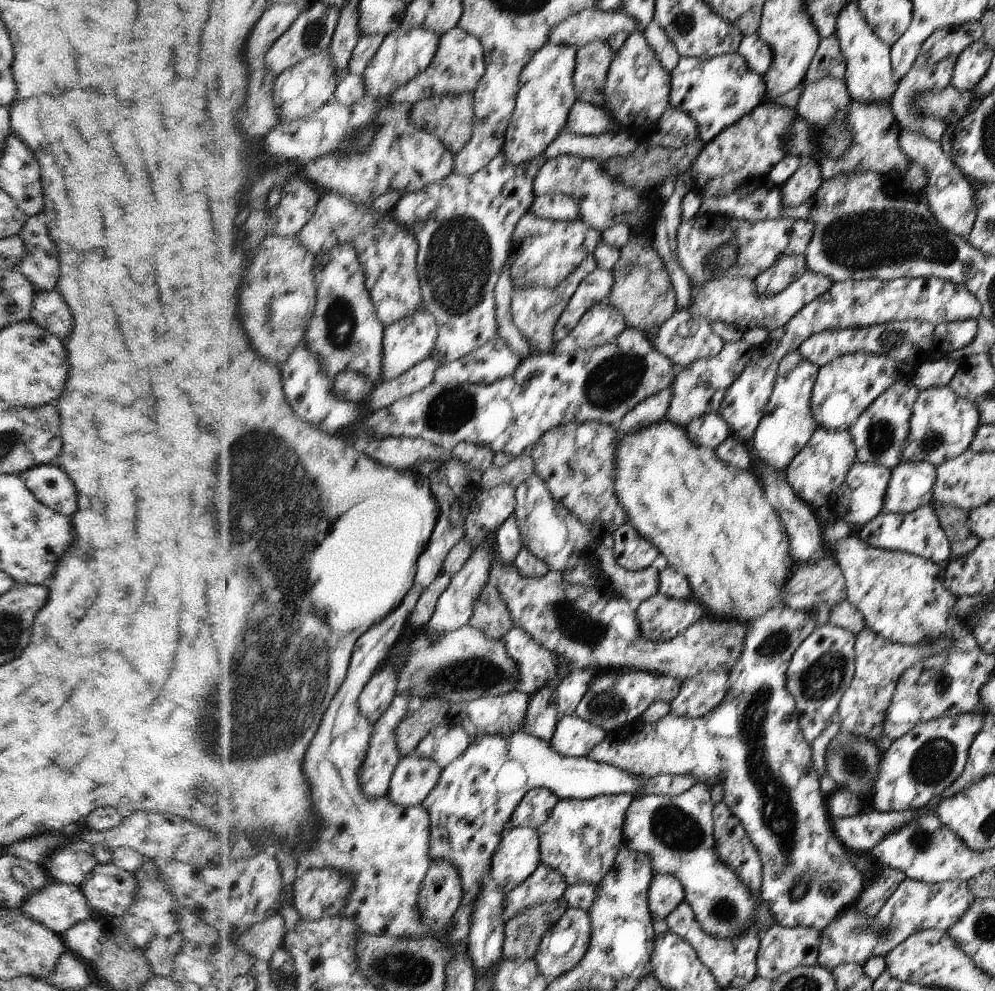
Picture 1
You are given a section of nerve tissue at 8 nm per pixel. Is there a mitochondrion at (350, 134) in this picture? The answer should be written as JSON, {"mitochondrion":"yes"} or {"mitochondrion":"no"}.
{"mitochondrion":"yes"}

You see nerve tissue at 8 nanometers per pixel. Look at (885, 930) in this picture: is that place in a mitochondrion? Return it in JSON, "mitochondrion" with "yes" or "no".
{"mitochondrion":"yes"}

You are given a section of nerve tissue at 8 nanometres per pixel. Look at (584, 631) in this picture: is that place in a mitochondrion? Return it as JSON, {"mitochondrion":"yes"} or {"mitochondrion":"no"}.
{"mitochondrion":"yes"}

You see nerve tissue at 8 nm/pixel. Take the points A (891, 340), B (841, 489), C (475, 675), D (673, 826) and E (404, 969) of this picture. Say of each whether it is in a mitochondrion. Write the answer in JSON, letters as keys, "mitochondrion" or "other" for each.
{"A":"mitochondrion","B":"other","C":"mitochondrion","D":"mitochondrion","E":"mitochondrion"}

